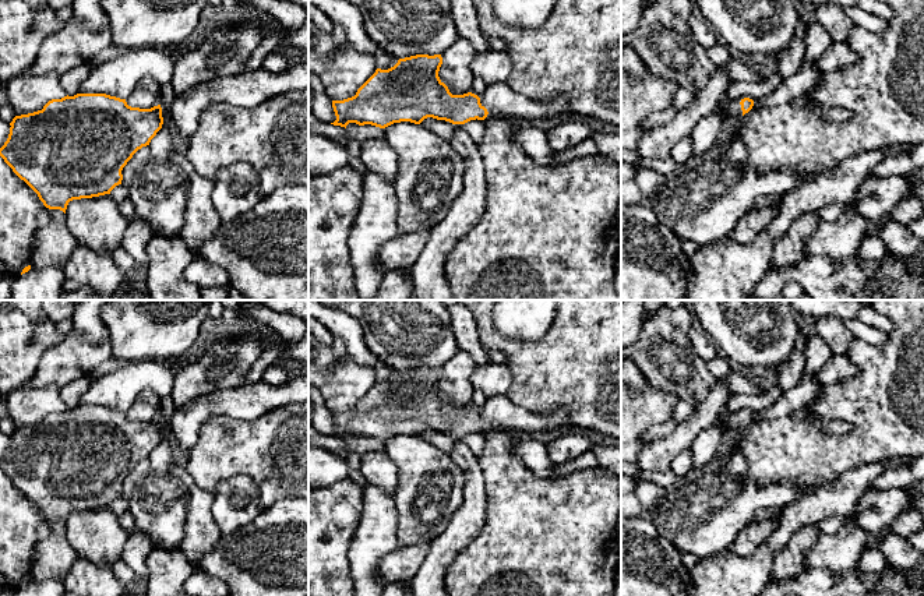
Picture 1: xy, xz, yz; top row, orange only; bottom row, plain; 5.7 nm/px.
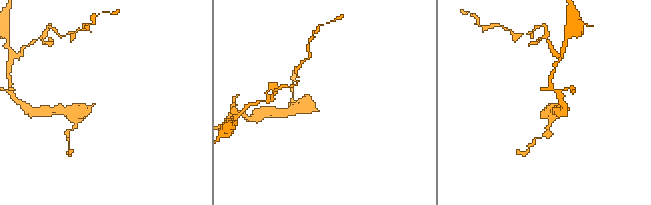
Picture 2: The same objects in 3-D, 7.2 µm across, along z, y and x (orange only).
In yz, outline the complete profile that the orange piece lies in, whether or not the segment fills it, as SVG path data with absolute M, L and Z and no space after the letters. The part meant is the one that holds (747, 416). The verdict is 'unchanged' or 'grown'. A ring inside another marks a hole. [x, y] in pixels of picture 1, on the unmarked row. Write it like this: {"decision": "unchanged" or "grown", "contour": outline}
{"decision": "grown", "contour": "M740 410L729 415L723 423L724 438L730 438L734 433L741 431L754 419L750 410Z"}

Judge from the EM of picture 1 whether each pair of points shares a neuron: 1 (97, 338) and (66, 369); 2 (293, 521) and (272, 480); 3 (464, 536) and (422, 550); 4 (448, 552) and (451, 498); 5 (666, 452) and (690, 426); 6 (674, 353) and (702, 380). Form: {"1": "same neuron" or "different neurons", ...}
{"1": "same neuron", "2": "different neurons", "3": "different neurons", "4": "different neurons", "5": "same neuron", "6": "same neuron"}

